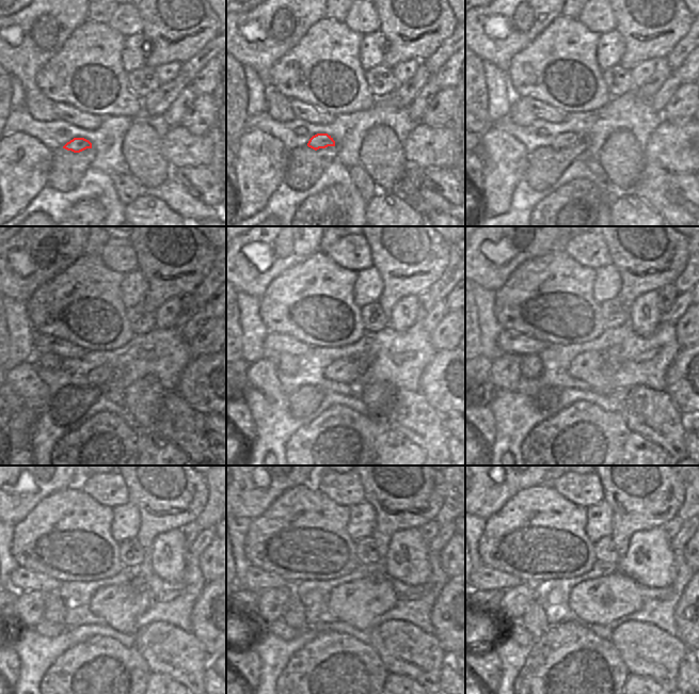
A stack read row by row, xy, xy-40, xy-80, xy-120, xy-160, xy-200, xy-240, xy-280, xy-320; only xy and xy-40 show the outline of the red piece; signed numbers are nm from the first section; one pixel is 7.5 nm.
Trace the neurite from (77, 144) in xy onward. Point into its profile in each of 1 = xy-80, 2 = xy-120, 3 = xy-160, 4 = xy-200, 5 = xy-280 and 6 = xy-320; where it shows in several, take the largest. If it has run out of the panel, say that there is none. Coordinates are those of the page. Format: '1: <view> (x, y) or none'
1: xy-80 (568, 139)
2: xy-120 (101, 375)
3: xy-160 (345, 369)
4: xy-200 (597, 368)
5: xy-280 (359, 603)
6: xy-320 (599, 601)

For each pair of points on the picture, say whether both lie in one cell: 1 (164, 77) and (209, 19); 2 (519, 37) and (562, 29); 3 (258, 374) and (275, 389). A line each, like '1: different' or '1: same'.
1: different
2: different
3: same

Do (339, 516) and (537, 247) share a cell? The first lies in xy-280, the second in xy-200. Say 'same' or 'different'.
different

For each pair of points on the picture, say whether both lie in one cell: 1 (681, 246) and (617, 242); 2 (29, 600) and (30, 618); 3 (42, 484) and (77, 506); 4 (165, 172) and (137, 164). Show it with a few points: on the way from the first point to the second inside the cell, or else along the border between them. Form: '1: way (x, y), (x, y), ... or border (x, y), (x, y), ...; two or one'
1: way (665, 255), (652, 262), (633, 257); one
2: way (29, 604), (29, 614); one
3: border (79, 487), (59, 489), (43, 498), (34, 506); two
4: way (158, 170), (151, 169), (144, 164); one

